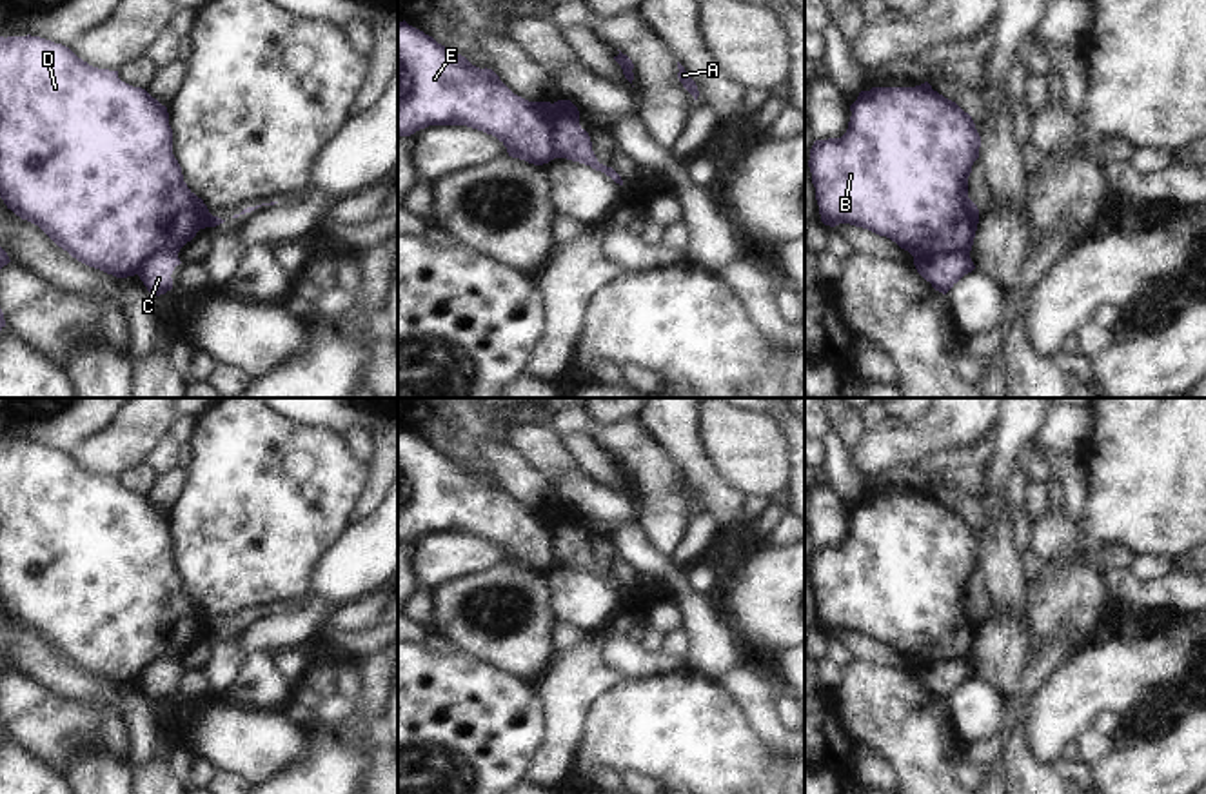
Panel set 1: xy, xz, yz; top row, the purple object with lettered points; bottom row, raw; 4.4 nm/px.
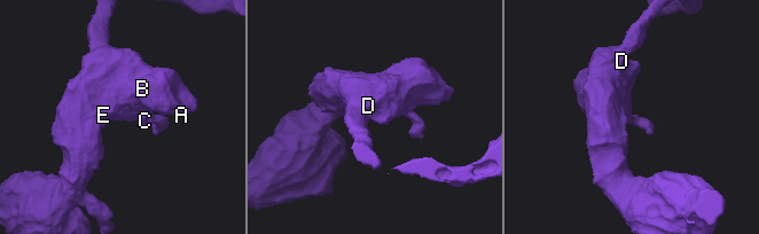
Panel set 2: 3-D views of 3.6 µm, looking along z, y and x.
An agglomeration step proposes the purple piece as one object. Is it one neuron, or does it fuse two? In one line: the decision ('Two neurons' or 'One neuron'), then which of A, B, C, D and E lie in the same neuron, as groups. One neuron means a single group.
Two neurons. Groups: A B D E / C.

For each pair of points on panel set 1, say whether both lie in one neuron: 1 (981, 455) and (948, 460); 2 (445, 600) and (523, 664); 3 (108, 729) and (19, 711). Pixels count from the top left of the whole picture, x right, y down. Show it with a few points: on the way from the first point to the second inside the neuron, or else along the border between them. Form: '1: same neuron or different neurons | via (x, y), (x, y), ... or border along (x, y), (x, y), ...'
1: same neuron | via (974, 455), (956, 458)
2: same neuron | via (460, 622), (471, 633), (502, 642)
3: same neuron | via (86, 729), (51, 729), (40, 722)

